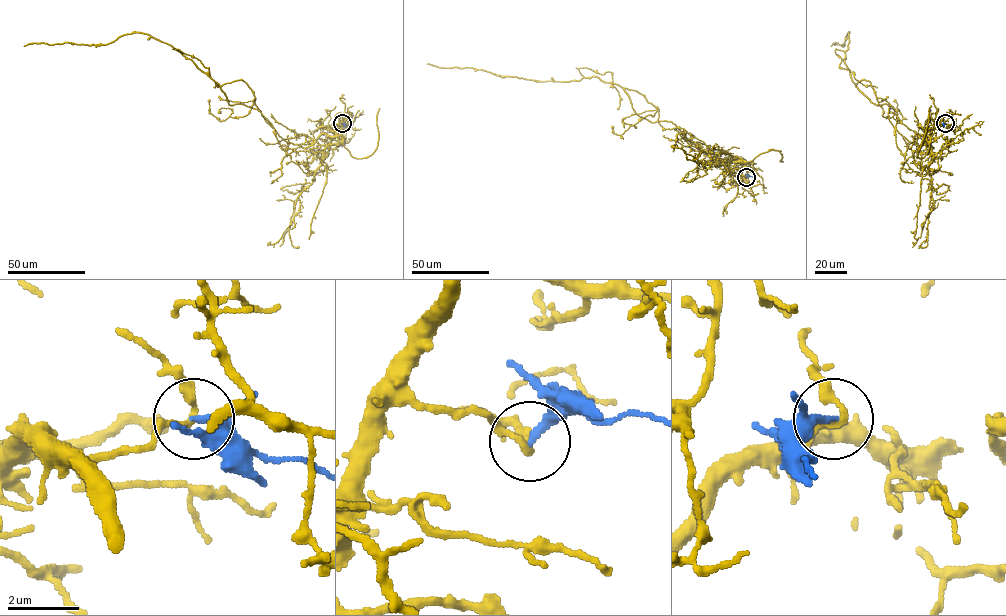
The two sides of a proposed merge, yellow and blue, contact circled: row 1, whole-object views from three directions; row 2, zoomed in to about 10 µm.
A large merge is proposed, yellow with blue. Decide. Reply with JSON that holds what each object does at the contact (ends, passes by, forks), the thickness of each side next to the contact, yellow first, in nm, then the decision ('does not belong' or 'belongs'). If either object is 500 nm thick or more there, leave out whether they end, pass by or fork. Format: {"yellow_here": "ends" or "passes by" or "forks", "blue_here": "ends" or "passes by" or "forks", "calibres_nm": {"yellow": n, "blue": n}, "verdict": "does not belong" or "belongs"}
{"yellow_here": "passes by", "blue_here": "ends", "calibres_nm": {"yellow": 190, "blue": 220}, "verdict": "does not belong"}

